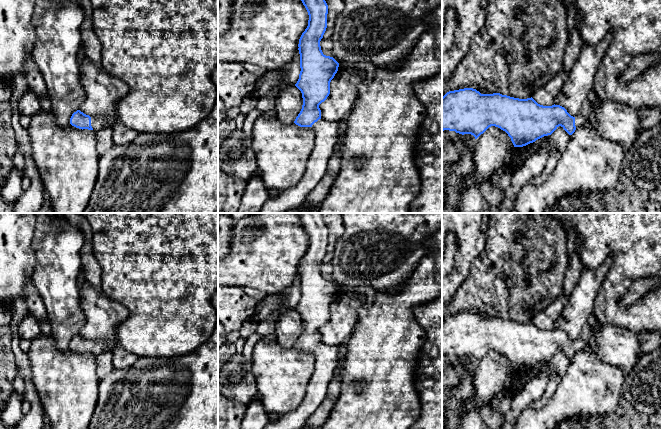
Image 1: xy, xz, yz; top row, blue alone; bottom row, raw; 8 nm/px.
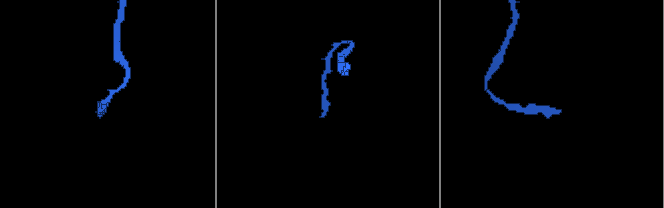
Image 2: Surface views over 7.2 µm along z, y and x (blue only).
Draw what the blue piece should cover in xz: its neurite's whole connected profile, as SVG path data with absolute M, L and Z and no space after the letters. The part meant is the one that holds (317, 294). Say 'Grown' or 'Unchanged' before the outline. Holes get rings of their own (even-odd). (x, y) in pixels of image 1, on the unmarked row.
Grown. M299 213L299 216L309 244L298 268L301 295L295 310L302 317L303 329L294 347L313 352L315 370L302 403L278 421L269 422L264 429L301 429L325 399L339 362L339 347L322 343L319 332L330 318L330 306L339 291L333 281L323 278L320 270L327 252L328 229L321 213Z

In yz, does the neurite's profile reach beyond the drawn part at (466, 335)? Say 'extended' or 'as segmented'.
extended

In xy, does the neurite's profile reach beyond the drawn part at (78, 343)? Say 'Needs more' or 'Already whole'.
Needs more

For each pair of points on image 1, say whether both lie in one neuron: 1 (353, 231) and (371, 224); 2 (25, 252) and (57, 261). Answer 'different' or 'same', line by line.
1: same
2: different

